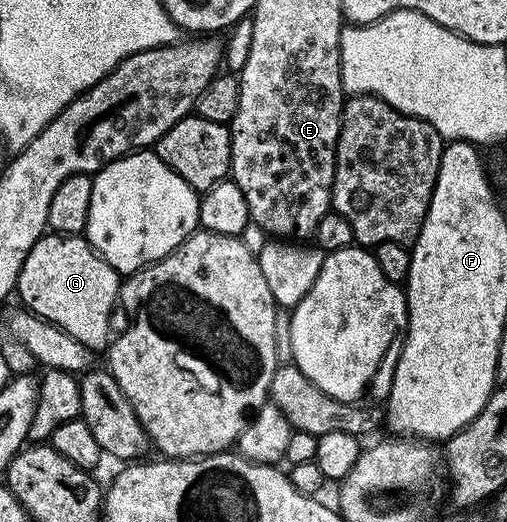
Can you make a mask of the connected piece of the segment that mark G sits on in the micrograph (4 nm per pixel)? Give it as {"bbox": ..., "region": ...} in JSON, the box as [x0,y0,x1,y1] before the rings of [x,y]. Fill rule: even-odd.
{"bbox":[16,235,121,351],"region":[[[45,235],[26,255],[16,293],[23,308],[54,323],[66,335],[74,335],[87,349],[104,351],[110,344],[108,324],[112,308],[118,305],[121,284],[121,274],[110,268],[83,236]]]}

